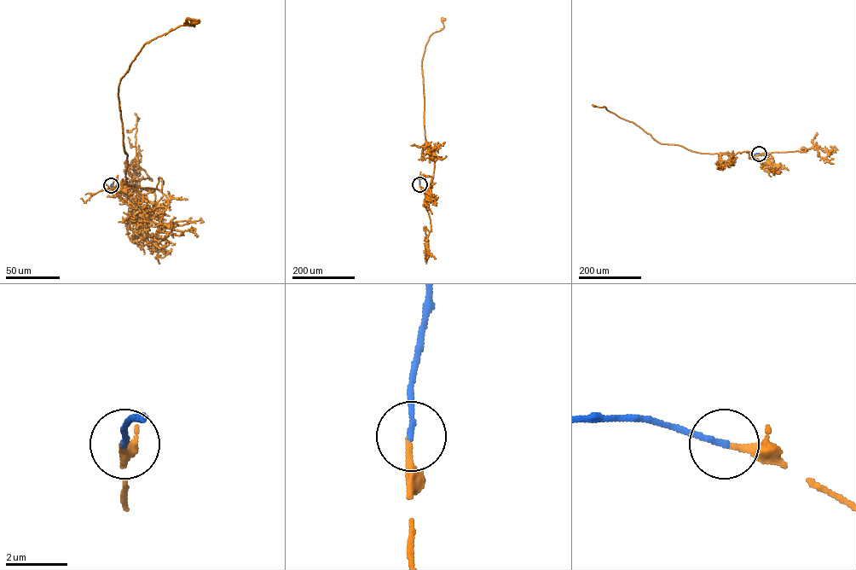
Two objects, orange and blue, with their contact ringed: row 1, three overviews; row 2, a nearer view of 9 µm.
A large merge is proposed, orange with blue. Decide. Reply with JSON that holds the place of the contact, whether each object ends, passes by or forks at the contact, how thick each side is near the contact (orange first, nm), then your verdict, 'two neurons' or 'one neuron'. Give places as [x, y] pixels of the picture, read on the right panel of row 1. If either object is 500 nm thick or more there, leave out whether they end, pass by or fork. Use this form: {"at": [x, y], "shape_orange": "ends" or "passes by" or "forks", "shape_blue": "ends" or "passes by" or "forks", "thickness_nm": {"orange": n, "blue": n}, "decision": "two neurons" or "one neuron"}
{"at": [759, 154], "shape_orange": "ends", "shape_blue": "ends", "thickness_nm": {"orange": 180, "blue": 180}, "decision": "one neuron"}

